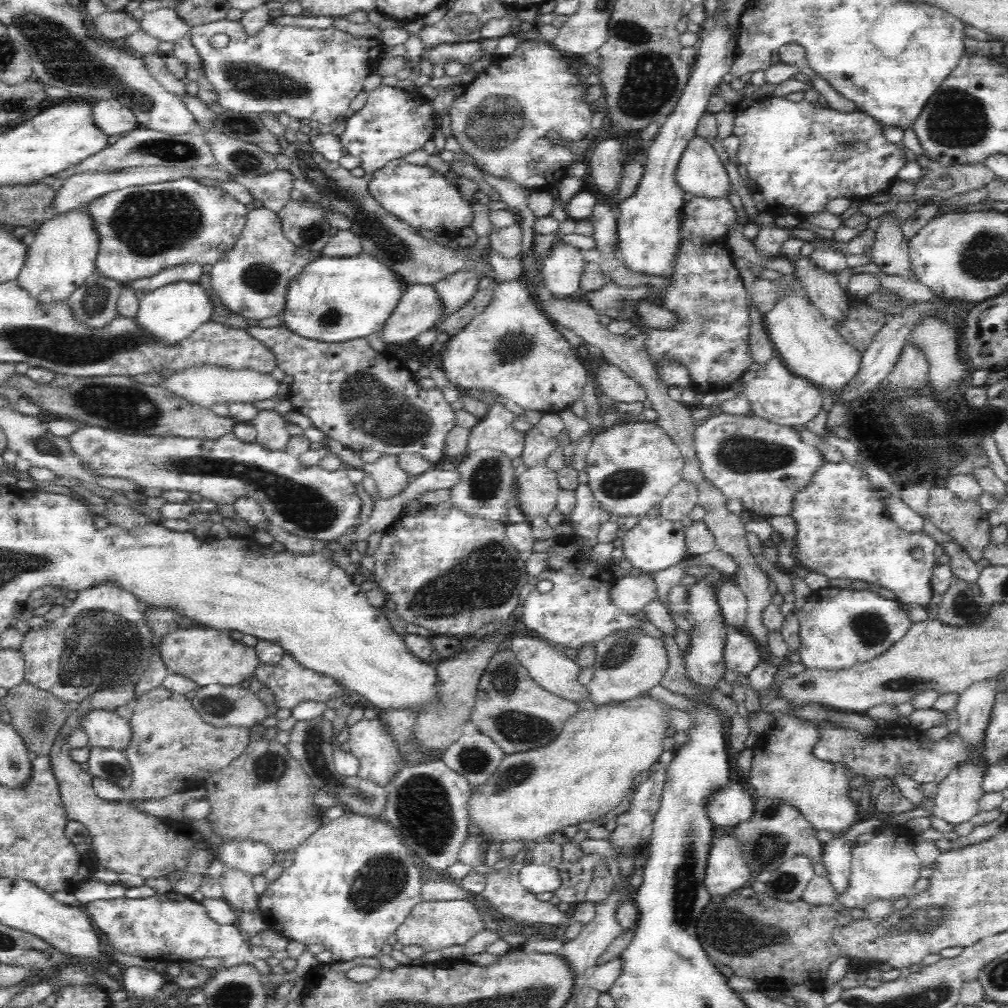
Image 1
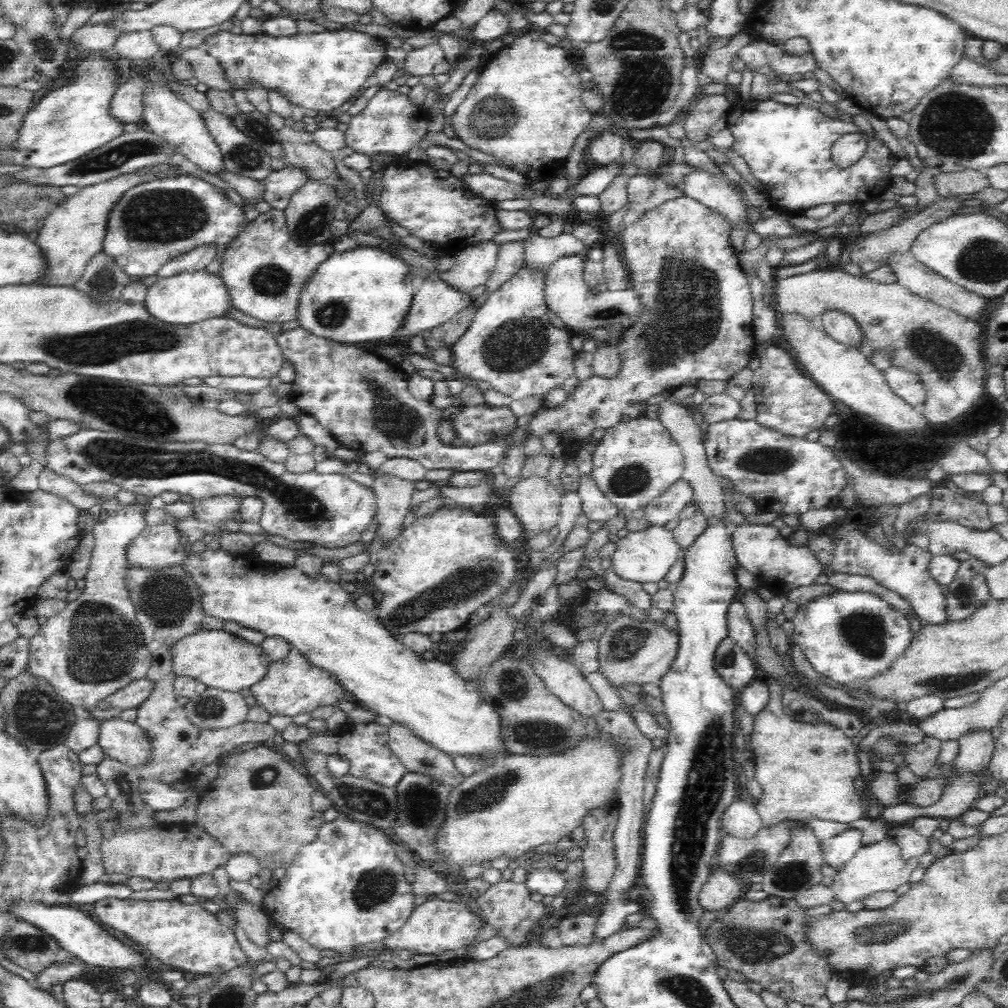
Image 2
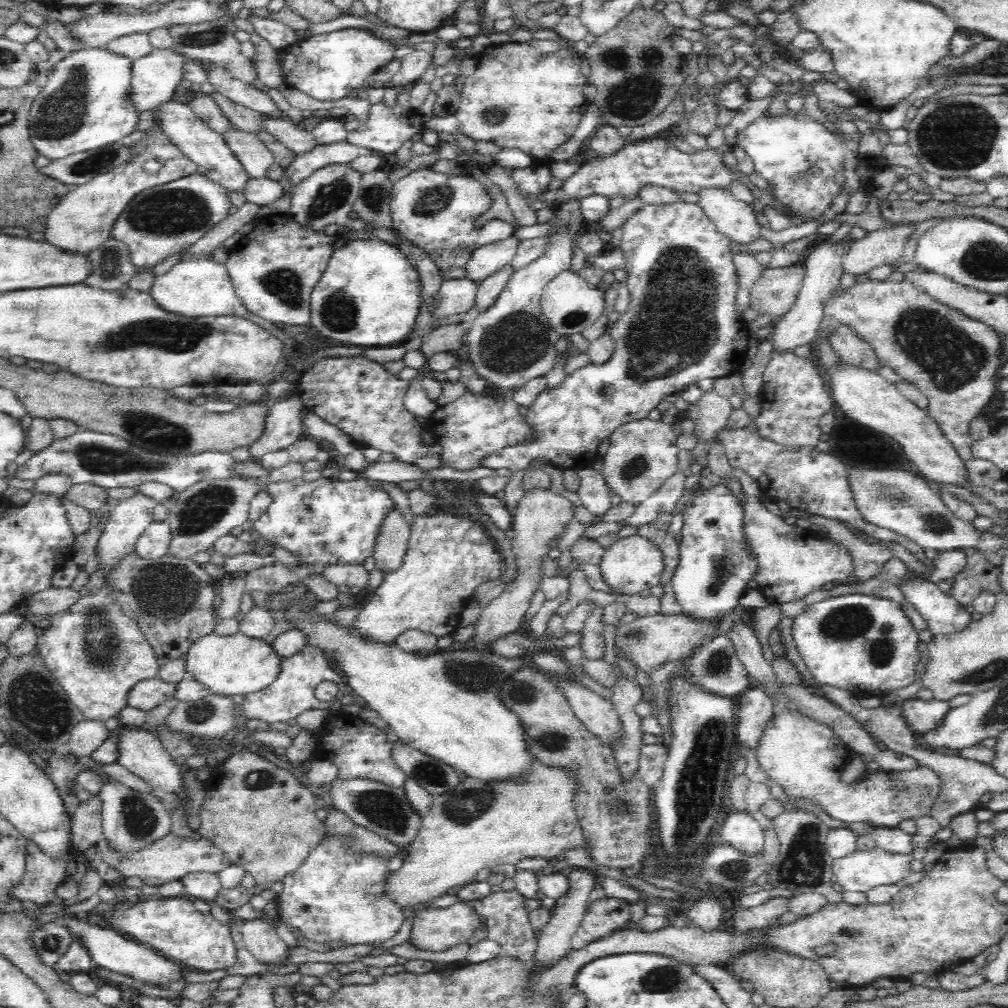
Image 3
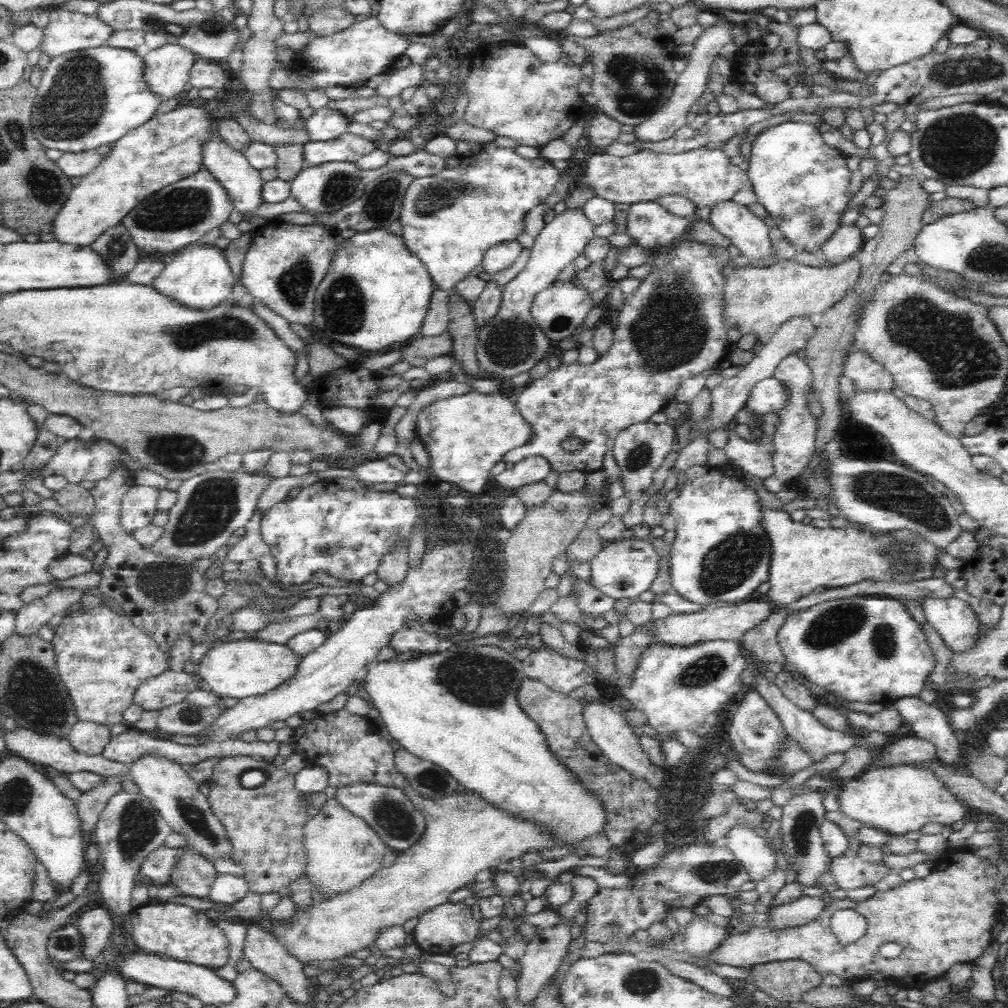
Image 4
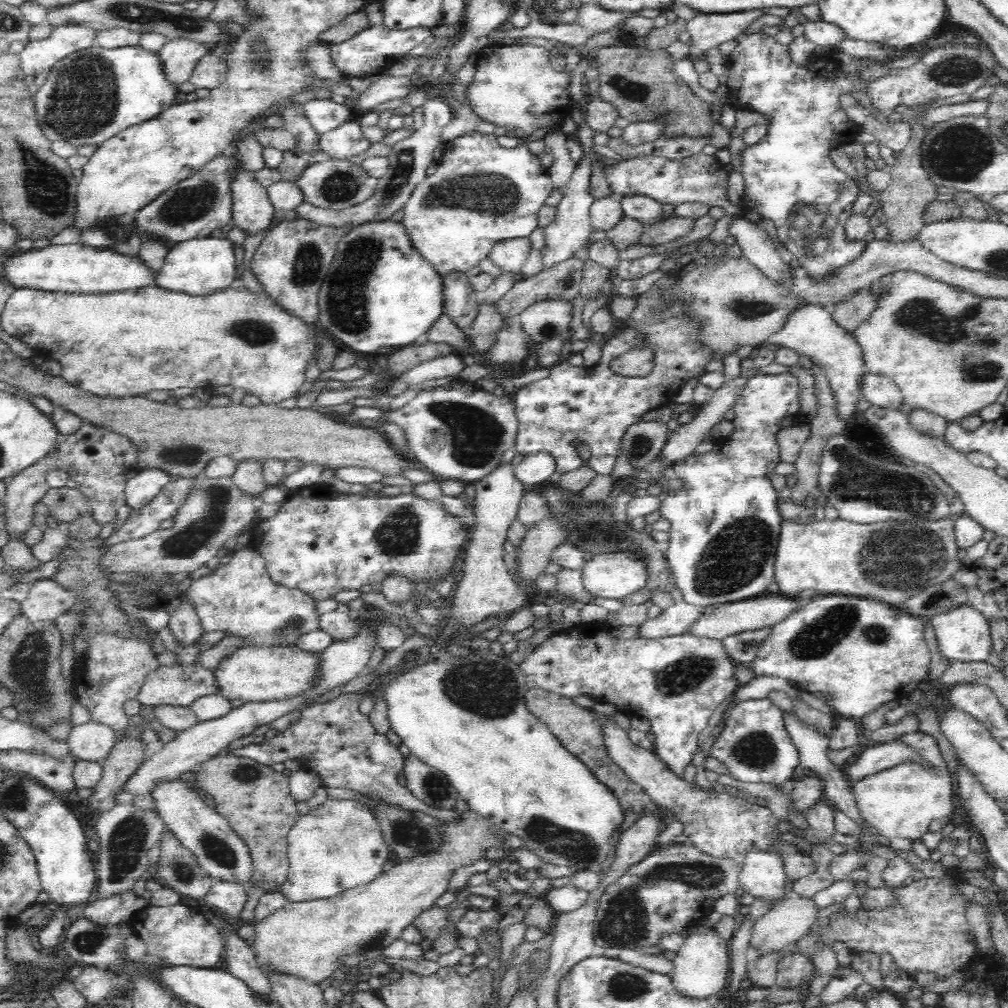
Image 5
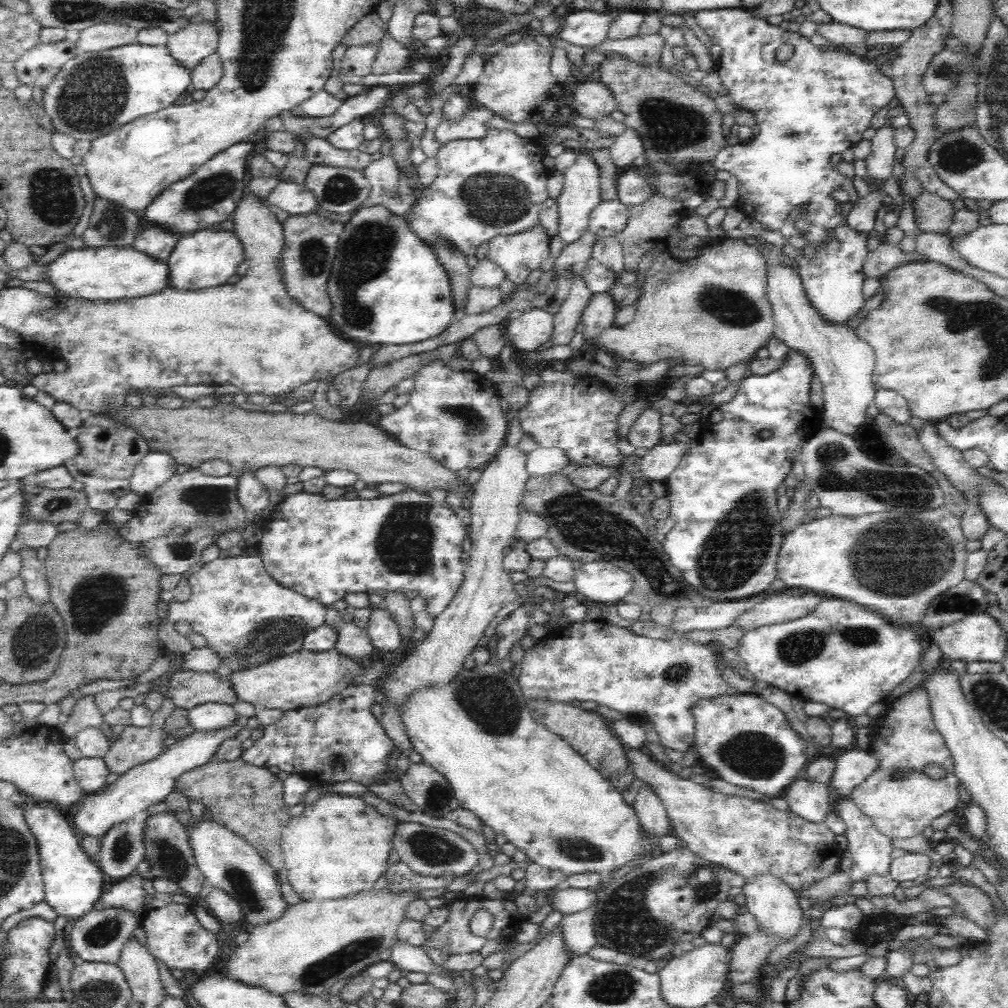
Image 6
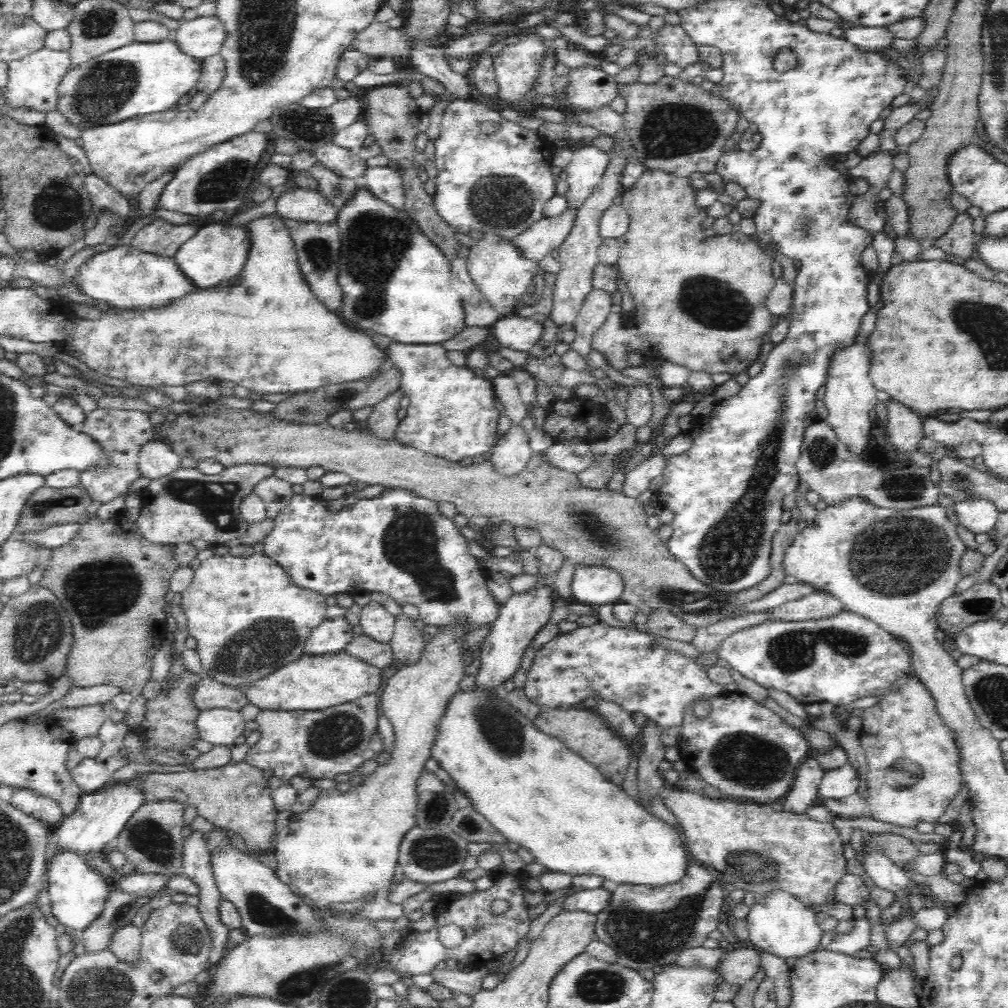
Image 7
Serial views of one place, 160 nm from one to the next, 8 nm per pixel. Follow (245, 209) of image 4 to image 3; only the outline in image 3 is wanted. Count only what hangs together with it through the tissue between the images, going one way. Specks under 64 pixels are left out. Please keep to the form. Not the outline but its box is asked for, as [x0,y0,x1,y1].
[157,101,252,196]

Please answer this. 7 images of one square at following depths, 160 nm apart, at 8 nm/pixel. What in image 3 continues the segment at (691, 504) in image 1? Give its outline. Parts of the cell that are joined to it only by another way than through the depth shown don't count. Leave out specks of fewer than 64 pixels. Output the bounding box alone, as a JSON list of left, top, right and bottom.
[625,470,686,527]

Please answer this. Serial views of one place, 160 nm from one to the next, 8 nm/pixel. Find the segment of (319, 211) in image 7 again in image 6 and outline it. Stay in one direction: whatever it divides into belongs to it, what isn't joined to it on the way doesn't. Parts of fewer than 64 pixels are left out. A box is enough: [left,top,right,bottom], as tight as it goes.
[267,180,320,215]

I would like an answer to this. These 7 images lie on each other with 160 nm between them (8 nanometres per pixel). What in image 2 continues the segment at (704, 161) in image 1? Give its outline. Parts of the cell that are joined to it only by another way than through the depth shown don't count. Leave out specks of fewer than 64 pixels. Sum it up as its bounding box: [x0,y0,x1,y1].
[680,170,761,250]

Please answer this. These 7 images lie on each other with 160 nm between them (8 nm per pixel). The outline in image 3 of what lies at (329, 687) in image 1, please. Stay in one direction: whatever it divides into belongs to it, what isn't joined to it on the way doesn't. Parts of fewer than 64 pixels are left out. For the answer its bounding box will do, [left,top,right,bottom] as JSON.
[241,647,349,724]

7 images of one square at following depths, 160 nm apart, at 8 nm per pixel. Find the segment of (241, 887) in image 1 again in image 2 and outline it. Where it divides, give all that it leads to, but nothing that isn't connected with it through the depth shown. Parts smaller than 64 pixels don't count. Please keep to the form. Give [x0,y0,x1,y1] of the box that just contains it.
[232,900,272,948]

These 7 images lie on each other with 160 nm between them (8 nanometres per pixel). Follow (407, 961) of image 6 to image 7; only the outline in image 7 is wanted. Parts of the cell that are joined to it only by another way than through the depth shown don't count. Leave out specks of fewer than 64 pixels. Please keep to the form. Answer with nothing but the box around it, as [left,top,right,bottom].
[431,964,489,998]

